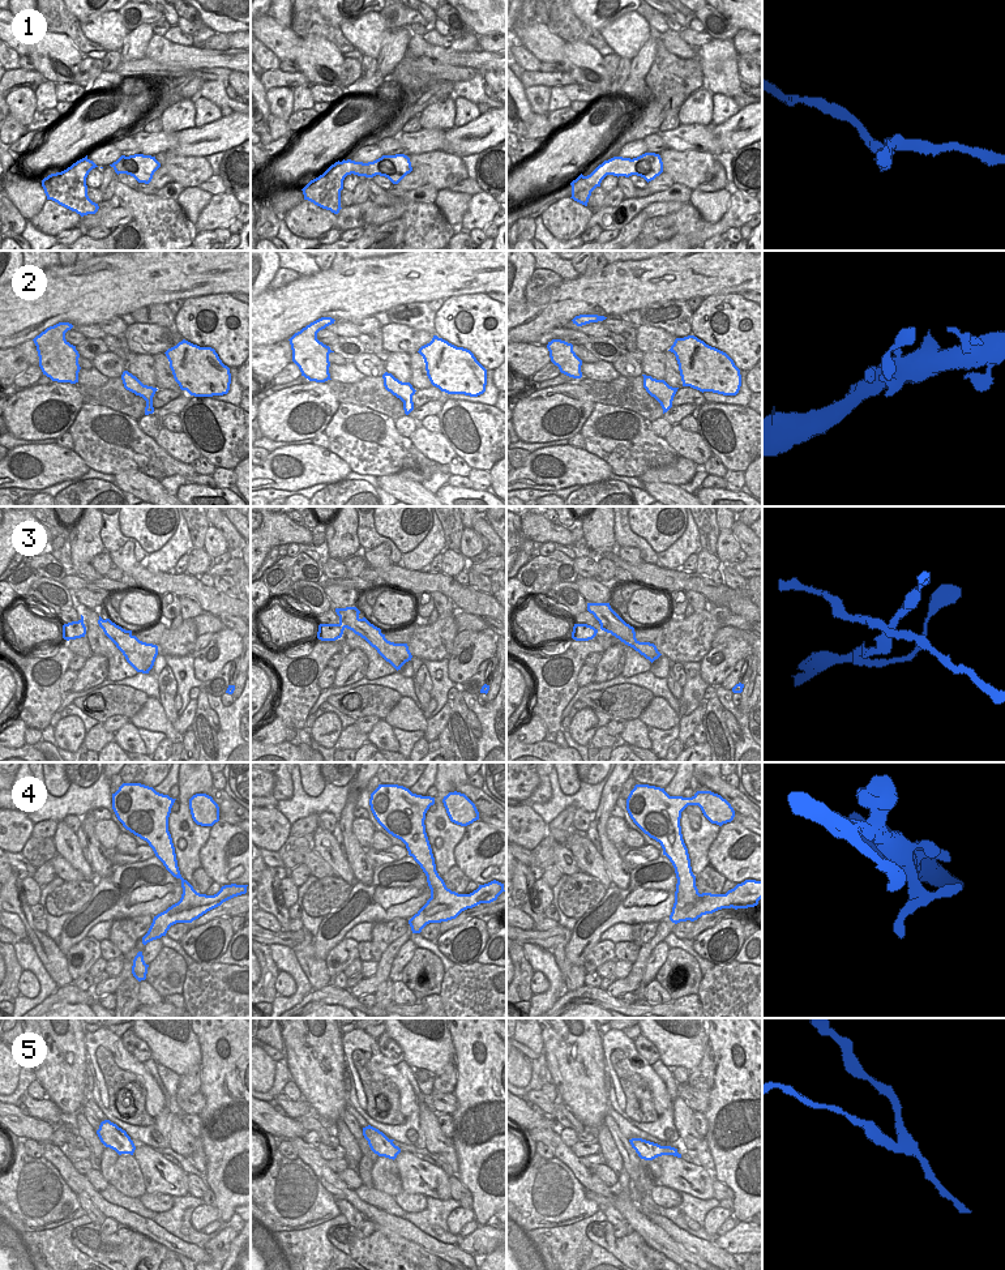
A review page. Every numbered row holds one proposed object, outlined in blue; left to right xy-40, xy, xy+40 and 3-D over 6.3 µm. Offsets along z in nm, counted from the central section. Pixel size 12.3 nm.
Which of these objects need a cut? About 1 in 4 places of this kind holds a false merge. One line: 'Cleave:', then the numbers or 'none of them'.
Cleave: 3

